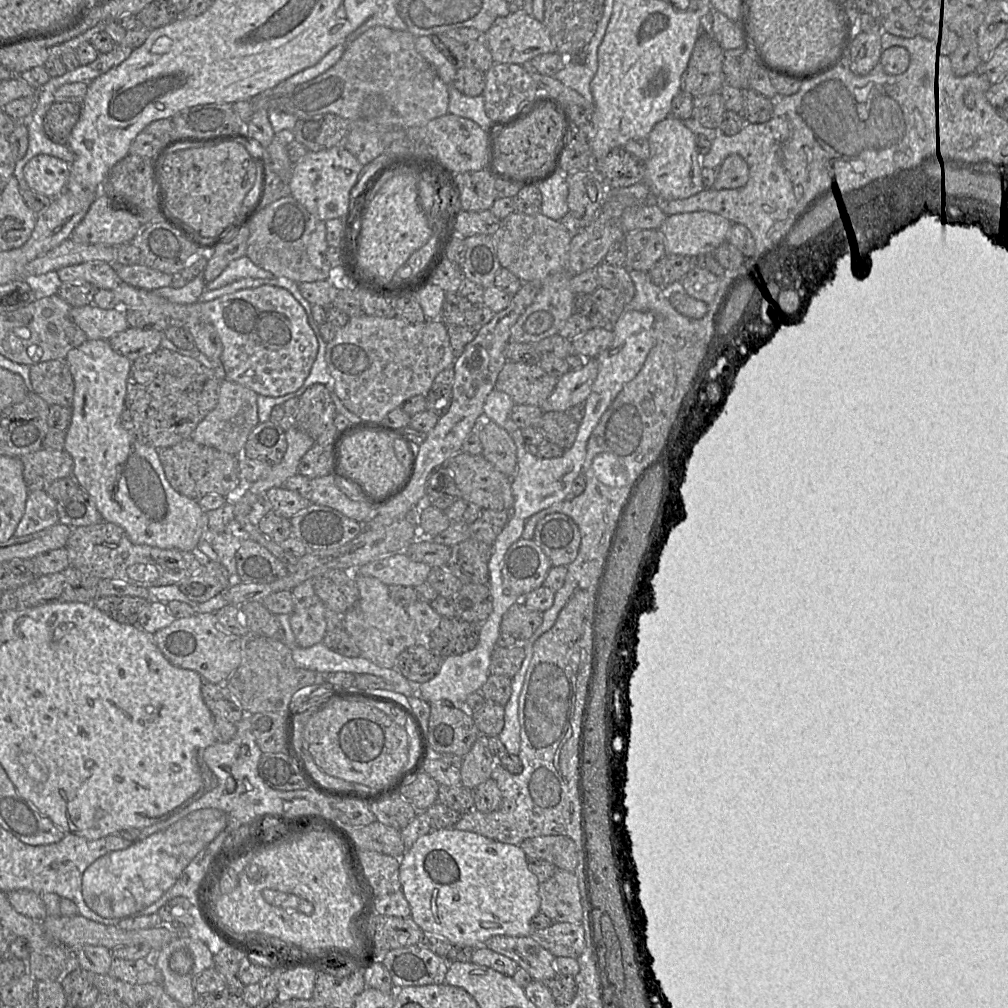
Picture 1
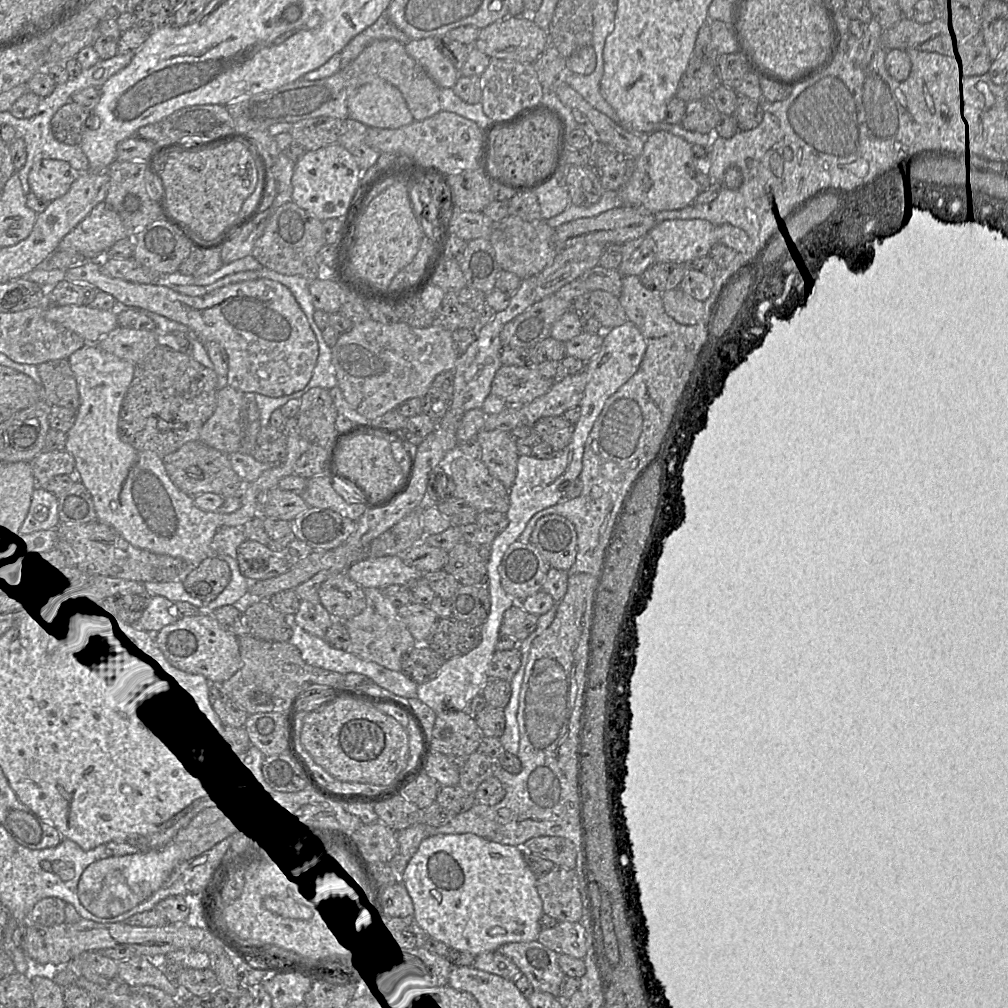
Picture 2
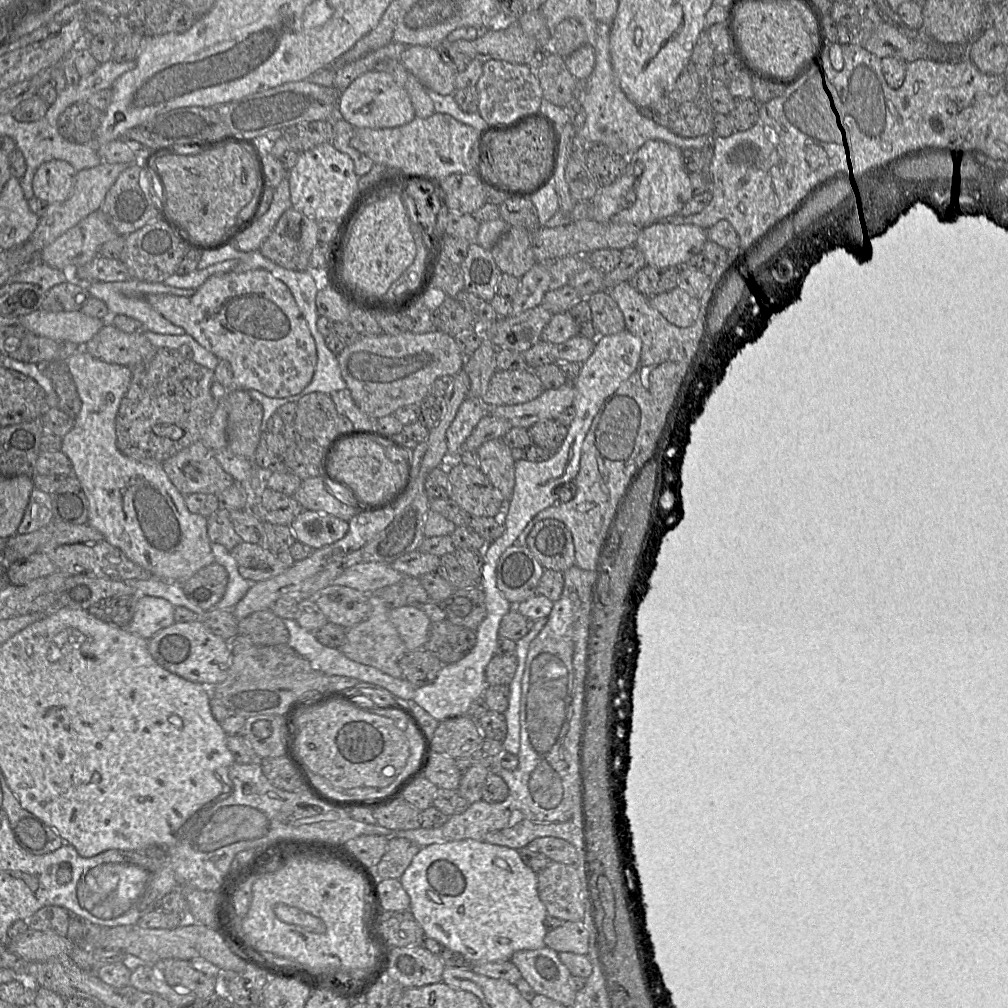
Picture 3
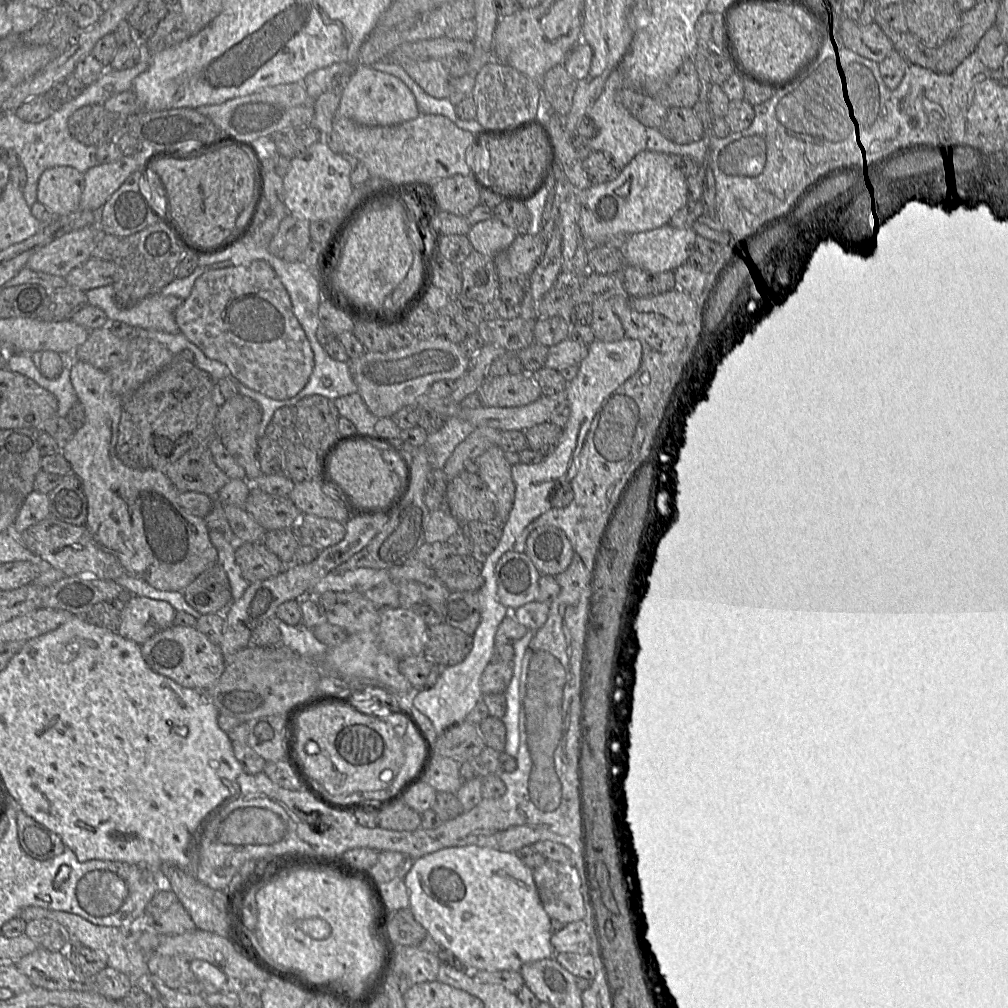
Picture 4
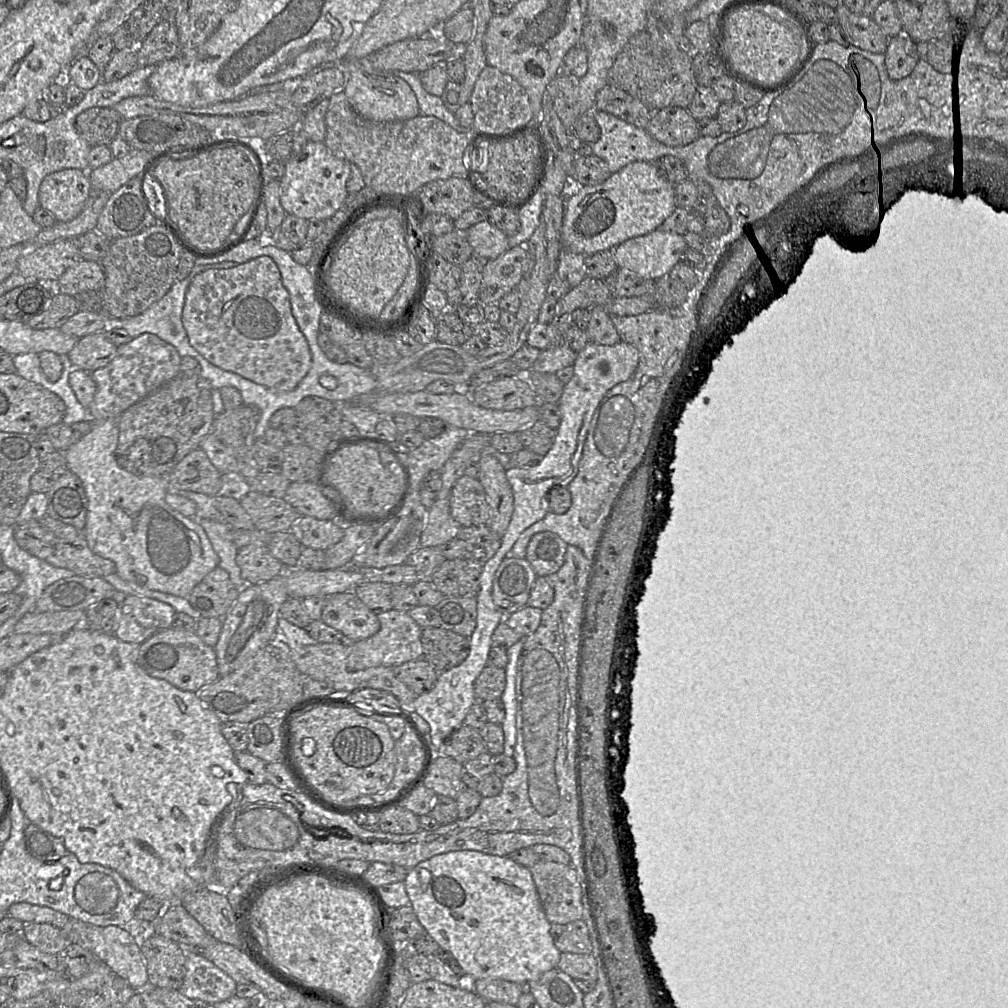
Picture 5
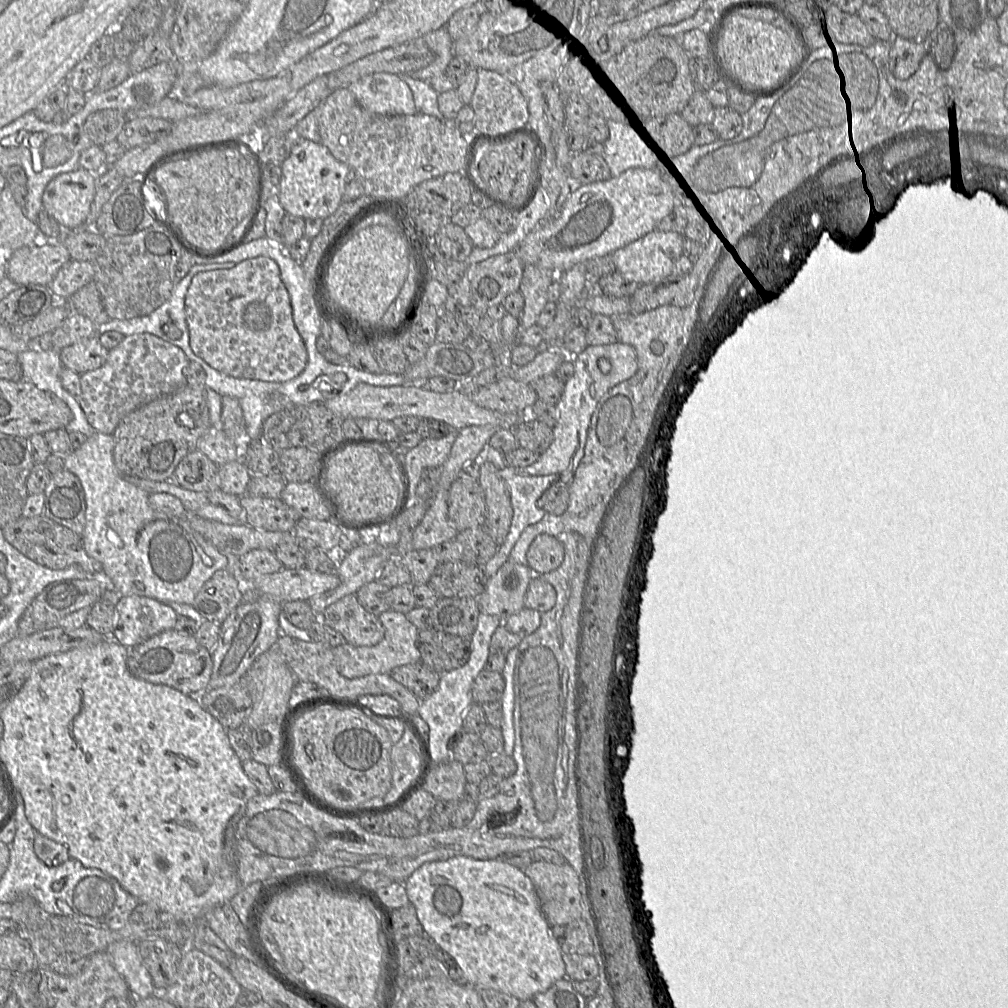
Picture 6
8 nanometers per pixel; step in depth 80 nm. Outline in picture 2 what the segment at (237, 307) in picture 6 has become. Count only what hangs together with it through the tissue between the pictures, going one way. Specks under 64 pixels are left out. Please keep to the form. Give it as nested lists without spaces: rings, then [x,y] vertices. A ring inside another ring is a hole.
[[[87,260],[85,262],[82,262],[77,265],[67,268],[65,270],[65,280],[71,281],[71,282],[77,282],[77,283],[89,283],[95,286],[98,290],[111,294],[116,299],[120,307],[130,307],[130,308],[135,308],[135,309],[139,309],[139,310],[146,311],[146,312],[152,312],[152,313],[159,314],[170,320],[173,320],[173,321],[176,321],[176,322],[179,322],[181,324],[188,326],[191,332],[194,334],[194,336],[196,336],[199,340],[201,340],[201,342],[214,341],[214,342],[219,343],[226,350],[227,355],[228,355],[228,373],[224,380],[228,386],[236,390],[240,390],[241,392],[258,393],[264,396],[278,398],[278,397],[287,396],[287,395],[290,395],[290,394],[293,394],[295,392],[302,390],[303,388],[305,388],[305,386],[308,384],[308,382],[310,381],[312,377],[312,374],[316,366],[317,359],[318,359],[318,355],[319,355],[319,347],[318,347],[317,338],[313,330],[310,327],[310,324],[308,322],[308,319],[305,313],[303,312],[302,308],[296,301],[290,289],[277,281],[273,281],[267,278],[243,281],[243,282],[238,282],[238,283],[234,283],[234,284],[230,284],[230,285],[221,287],[204,296],[191,297],[191,296],[186,296],[184,294],[173,291],[172,289],[165,287],[165,286],[156,285],[156,284],[133,283],[133,282],[128,282],[128,281],[125,281],[119,278],[111,277],[104,273],[102,269],[102,265],[101,265],[101,260]]]

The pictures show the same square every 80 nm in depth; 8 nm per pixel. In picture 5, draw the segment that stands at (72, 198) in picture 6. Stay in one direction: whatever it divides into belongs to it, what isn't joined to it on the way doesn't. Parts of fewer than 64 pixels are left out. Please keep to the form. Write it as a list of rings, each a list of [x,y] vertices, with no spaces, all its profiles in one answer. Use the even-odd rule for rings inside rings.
[[[66,168],[44,177],[39,189],[39,205],[50,212],[56,221],[67,222],[75,218],[84,208],[91,192],[87,171]]]

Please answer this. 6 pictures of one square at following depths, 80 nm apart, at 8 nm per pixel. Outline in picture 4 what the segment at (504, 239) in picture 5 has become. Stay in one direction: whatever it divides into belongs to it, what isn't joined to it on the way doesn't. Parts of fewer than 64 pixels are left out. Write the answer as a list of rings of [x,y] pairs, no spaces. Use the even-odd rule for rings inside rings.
[[[495,217],[472,225],[467,234],[473,249],[490,257],[507,251],[516,236],[511,228]]]

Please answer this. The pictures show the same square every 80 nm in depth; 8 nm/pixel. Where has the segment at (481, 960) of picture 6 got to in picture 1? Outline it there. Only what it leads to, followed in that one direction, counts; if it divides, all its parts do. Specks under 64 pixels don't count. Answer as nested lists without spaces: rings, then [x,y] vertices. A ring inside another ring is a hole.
[[[444,828],[421,836],[400,858],[399,881],[411,909],[411,919],[425,934],[444,937],[454,946],[476,948],[497,935],[530,936],[530,922],[540,912],[540,882],[528,868],[527,856],[521,847],[474,832]]]

